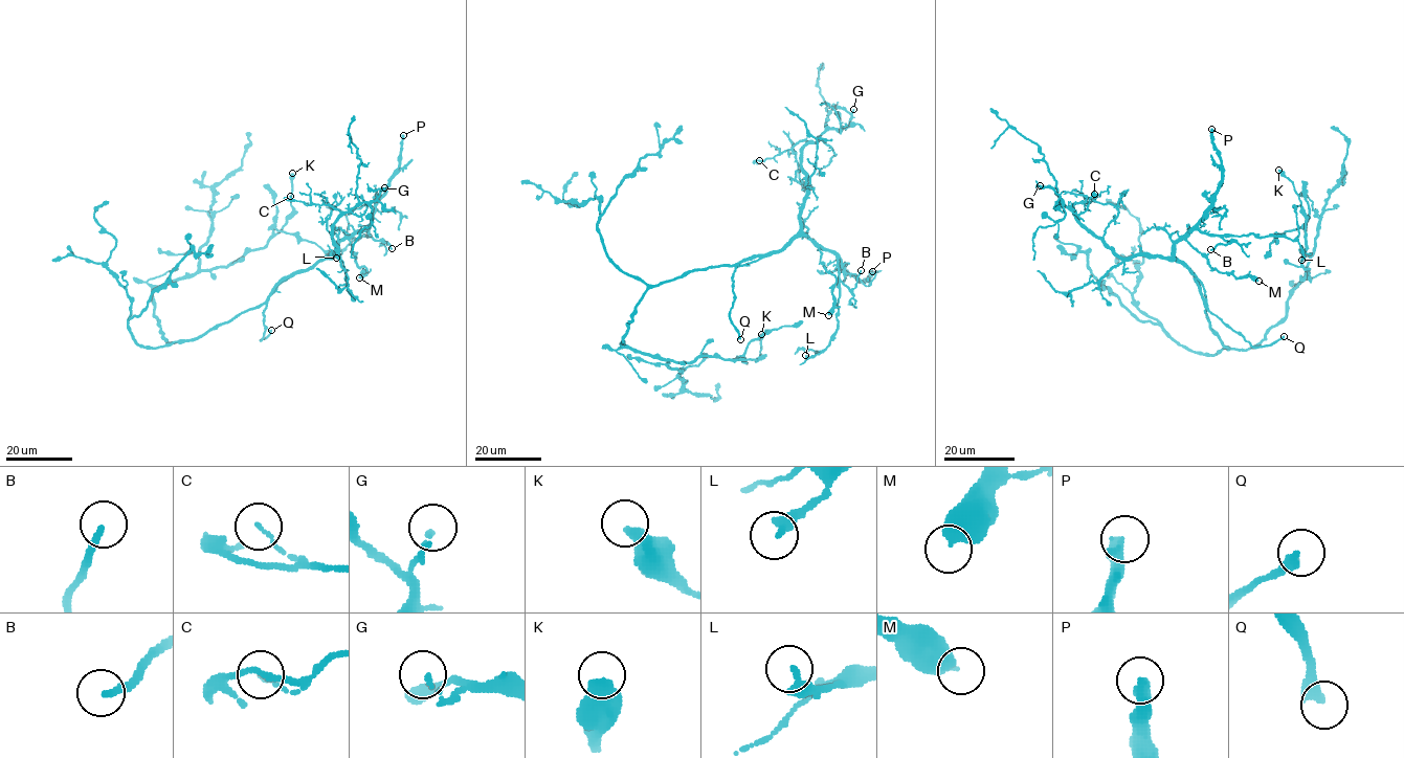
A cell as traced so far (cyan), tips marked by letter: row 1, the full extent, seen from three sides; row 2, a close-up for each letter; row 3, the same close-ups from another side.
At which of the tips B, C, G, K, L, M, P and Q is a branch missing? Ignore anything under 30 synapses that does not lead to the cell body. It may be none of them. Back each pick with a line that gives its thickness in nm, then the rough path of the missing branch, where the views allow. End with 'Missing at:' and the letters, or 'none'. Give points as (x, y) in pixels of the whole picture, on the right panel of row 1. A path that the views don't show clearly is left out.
P: calibre 440 nm
Missing at: P

